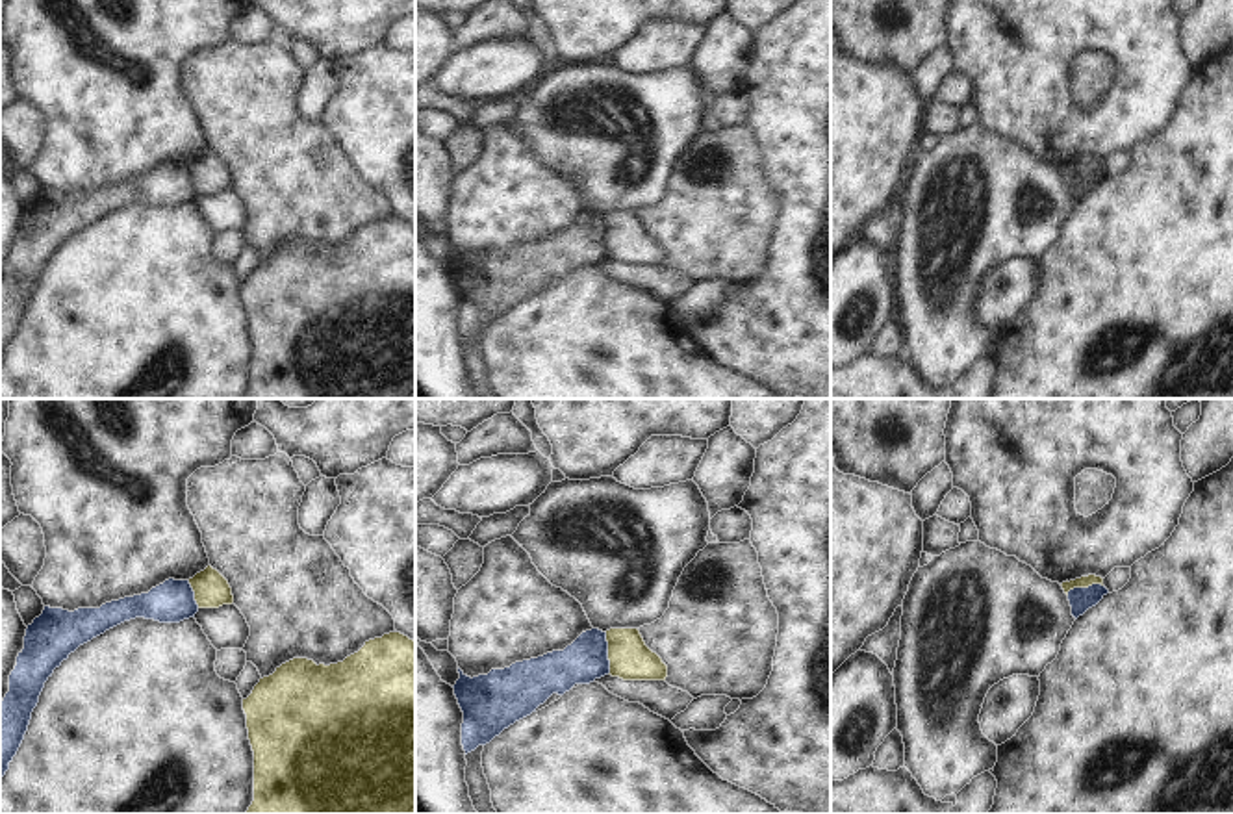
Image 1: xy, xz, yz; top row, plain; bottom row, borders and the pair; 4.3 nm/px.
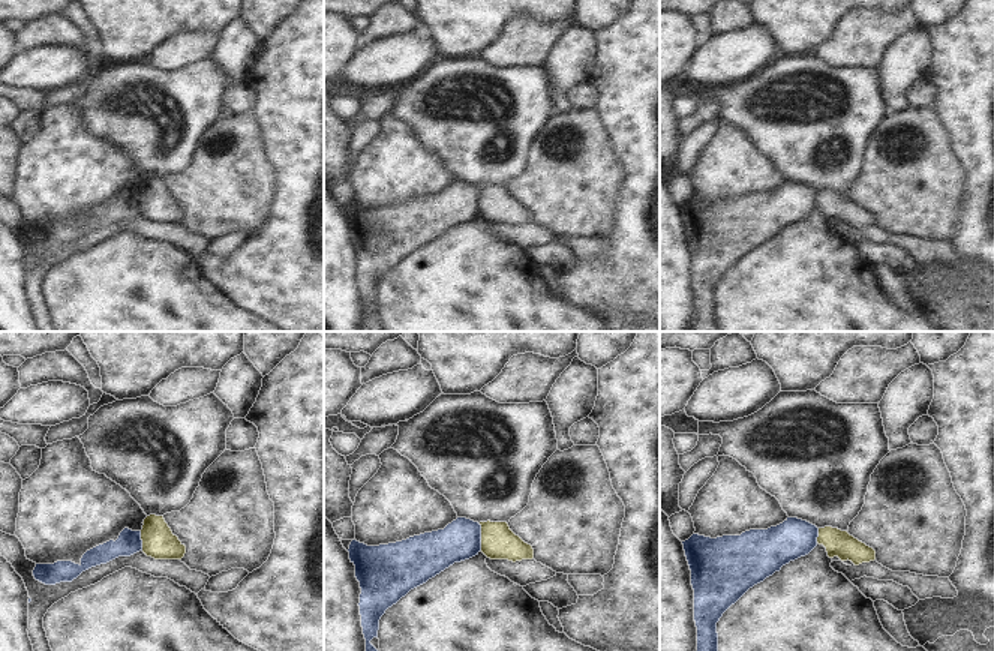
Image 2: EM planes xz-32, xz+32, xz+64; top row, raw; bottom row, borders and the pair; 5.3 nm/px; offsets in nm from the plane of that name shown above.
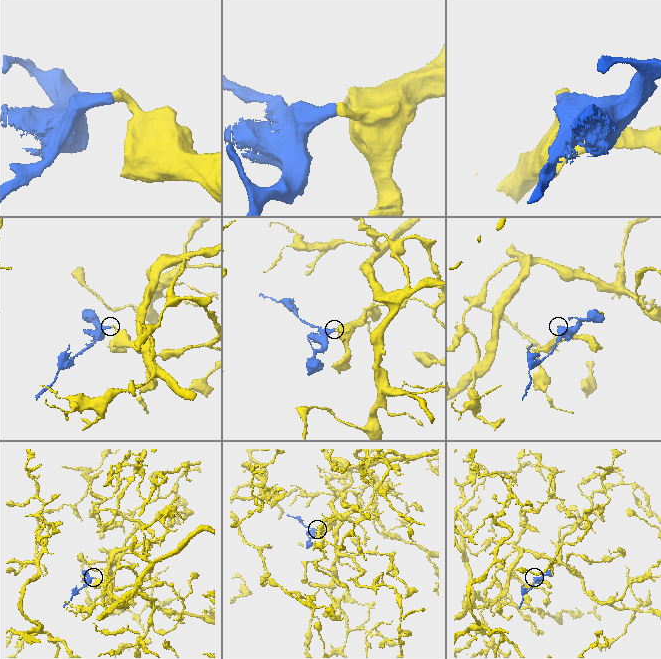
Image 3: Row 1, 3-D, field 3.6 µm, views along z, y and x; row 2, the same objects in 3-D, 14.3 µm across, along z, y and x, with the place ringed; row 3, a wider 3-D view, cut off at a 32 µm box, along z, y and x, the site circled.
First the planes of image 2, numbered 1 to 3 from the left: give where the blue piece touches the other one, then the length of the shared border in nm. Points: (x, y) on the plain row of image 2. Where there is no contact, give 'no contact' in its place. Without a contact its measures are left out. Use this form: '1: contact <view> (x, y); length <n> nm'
1: contact xz-32 (141, 203); length 110 nm
2: contact xz+32 (482, 201); length 140 nm
3: contact xz+64 (819, 200); length 80 nm

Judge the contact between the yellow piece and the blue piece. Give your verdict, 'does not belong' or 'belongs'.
does not belong

